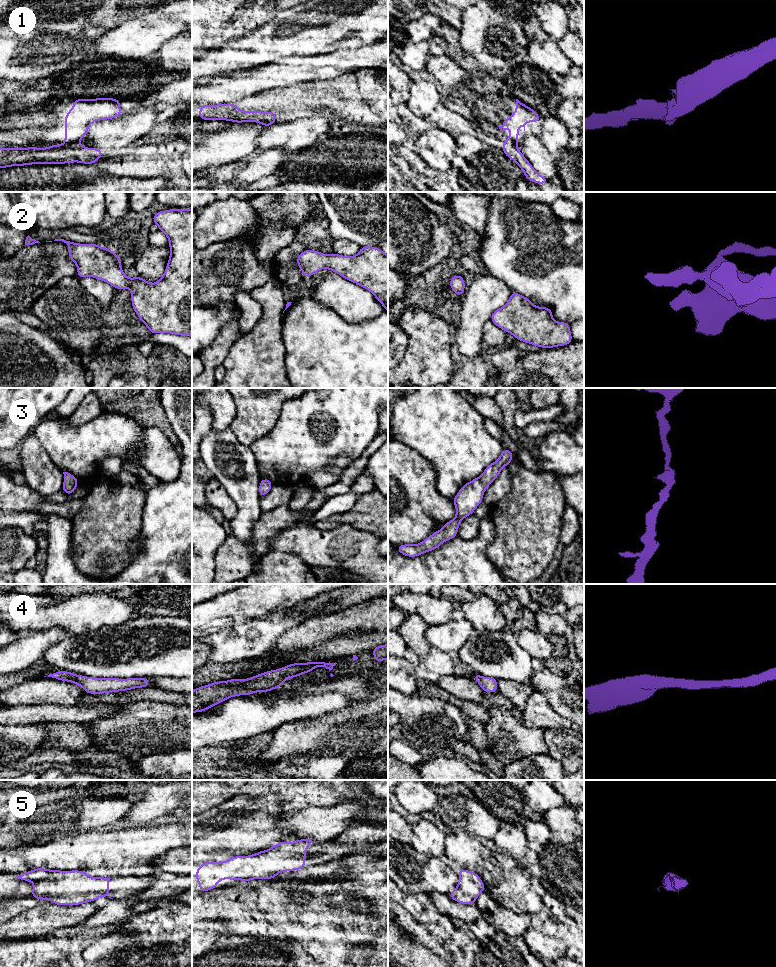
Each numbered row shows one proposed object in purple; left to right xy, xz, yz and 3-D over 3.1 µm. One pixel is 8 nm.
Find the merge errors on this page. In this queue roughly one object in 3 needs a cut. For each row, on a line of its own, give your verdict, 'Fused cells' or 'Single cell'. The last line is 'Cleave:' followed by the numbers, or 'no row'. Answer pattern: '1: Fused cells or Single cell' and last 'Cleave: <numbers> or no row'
1: Fused cells
2: Single cell
3: Single cell
4: Single cell
5: Single cell
Cleave: 1

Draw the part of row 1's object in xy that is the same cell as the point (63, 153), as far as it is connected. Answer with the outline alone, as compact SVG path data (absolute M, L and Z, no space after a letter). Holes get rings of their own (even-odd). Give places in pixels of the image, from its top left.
M63 143L46 148L0 148L0 168L24 166L32 164L65 164L84 163L97 164L103 150L86 148L77 143Z

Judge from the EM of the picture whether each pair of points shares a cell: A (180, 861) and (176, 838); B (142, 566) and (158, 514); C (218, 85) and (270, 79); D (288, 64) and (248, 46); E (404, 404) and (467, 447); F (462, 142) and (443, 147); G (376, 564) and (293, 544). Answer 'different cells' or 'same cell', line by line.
A: different cells
B: same cell
C: same cell
D: different cells
E: same cell
F: different cells
G: same cell

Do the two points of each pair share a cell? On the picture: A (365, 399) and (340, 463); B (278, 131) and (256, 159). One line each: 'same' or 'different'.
A: different
B: different

